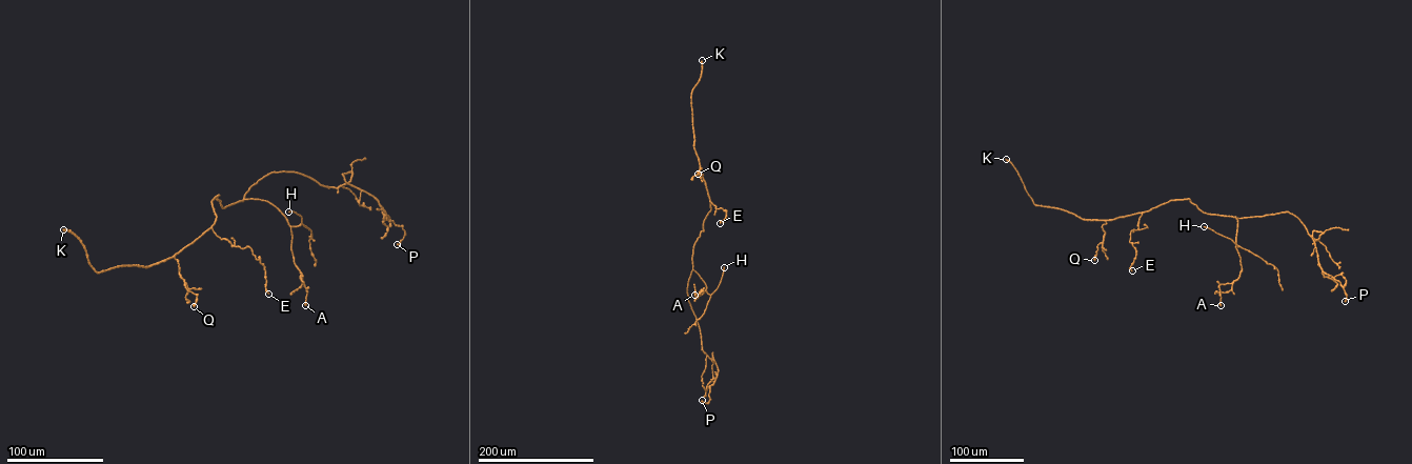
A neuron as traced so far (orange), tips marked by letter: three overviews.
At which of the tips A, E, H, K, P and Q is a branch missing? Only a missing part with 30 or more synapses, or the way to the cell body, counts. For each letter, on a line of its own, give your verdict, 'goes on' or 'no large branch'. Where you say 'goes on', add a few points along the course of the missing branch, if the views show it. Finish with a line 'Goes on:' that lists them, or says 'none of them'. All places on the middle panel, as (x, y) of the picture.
A: no large branch
E: no large branch
H: goes on | (724, 267), (722, 260), (717, 280), (710, 284), (704, 278)
K: goes on | (702, 60), (706, 36), (723, 11), (720, 15), (745, 12), (752, 19)
P: no large branch
Q: no large branch
Goes on: H, K

